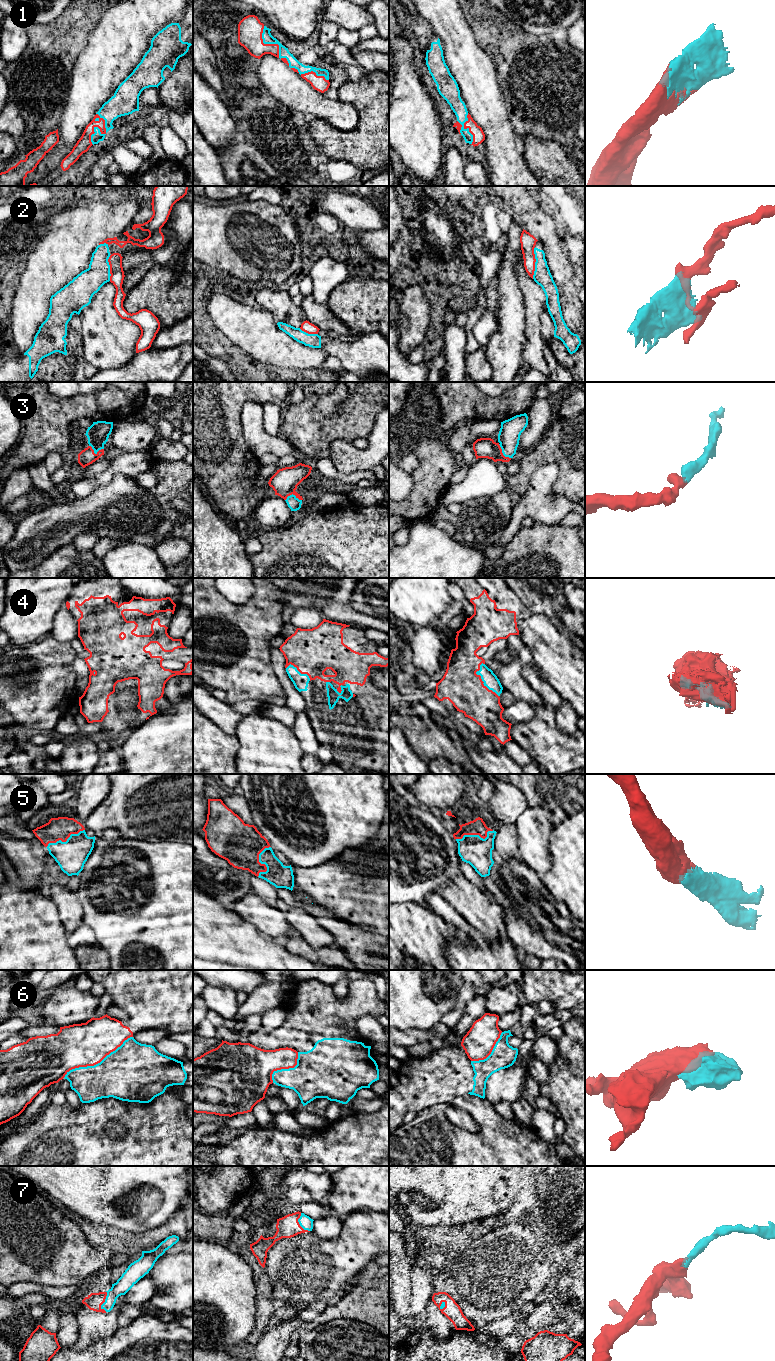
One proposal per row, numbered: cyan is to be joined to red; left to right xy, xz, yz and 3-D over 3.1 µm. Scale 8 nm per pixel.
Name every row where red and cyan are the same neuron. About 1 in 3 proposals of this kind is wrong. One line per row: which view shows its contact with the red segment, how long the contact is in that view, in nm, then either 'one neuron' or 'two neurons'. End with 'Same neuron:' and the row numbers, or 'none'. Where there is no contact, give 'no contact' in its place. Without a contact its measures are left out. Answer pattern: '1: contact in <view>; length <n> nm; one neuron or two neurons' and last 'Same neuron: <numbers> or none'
1: contact in xy; length 260 nm; one neuron
2: contact in yz; length 260 nm; two neurons
3: contact in xy; length 120 nm; one neuron
4: contact in yz; length 300 nm; one neuron
5: contact in xz; length 260 nm; one neuron
6: contact in xy; length 650 nm; two neurons
7: contact in xy; length 170 nm; one neuron
Same neuron: 1, 3, 4, 5, 7

